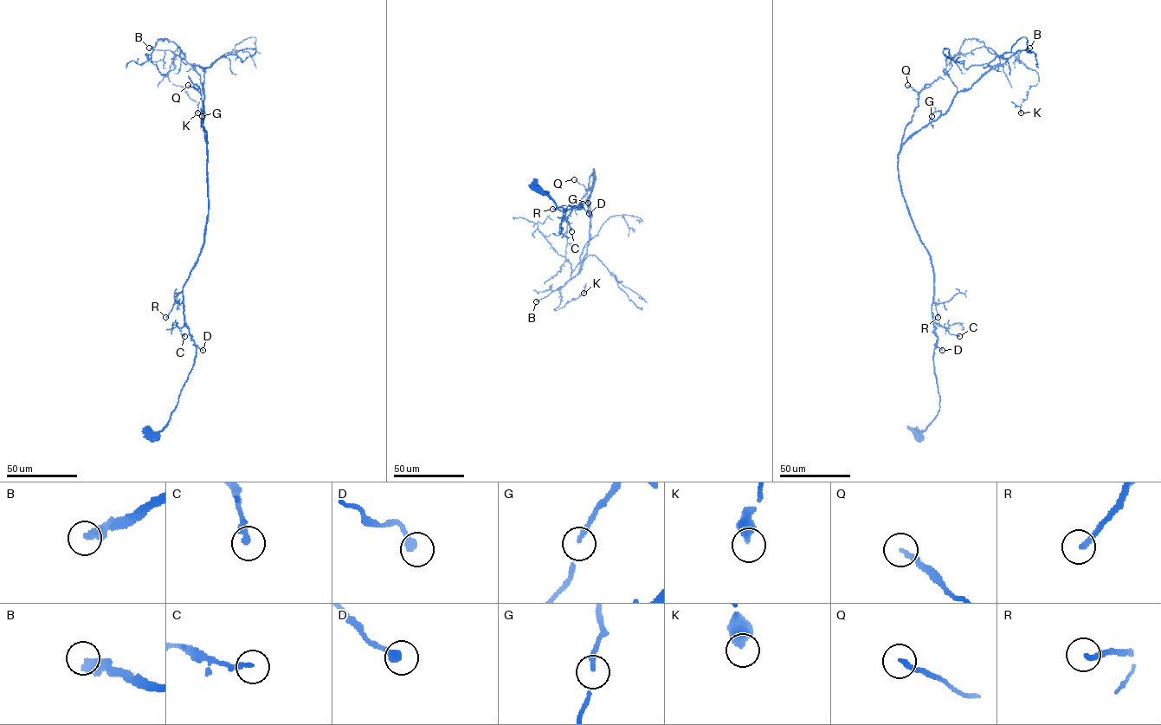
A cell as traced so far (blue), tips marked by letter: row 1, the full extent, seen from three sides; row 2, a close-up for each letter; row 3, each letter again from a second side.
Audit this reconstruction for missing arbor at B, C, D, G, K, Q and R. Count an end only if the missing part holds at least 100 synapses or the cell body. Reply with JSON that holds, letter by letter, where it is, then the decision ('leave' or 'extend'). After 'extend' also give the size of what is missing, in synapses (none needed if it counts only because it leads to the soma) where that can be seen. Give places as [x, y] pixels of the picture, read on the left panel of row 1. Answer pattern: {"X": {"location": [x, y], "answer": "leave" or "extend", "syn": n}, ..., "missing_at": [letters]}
{"B": {"location": [149, 48], "answer": "extend", "syn": 180}, "C": {"location": [184, 336], "answer": "leave"}, "D": {"location": [203, 350], "answer": "leave"}, "G": {"location": [202, 116], "answer": "leave"}, "K": {"location": [197, 113], "answer": "leave"}, "Q": {"location": [188, 85], "answer": "leave"}, "R": {"location": [165, 317], "answer": "leave"}, "missing_at": ["B"]}

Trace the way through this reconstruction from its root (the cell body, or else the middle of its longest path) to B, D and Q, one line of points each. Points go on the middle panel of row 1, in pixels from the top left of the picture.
B: (538, 190), (561, 211), (578, 209), (570, 204), (590, 196), (594, 169), (579, 271), (536, 301)
D: (538, 190), (545, 193), (561, 211), (581, 204), (589, 213)
Q: (538, 190), (561, 211), (581, 204), (578, 209), (570, 204), (590, 196), (594, 169), (586, 191), (574, 179)

